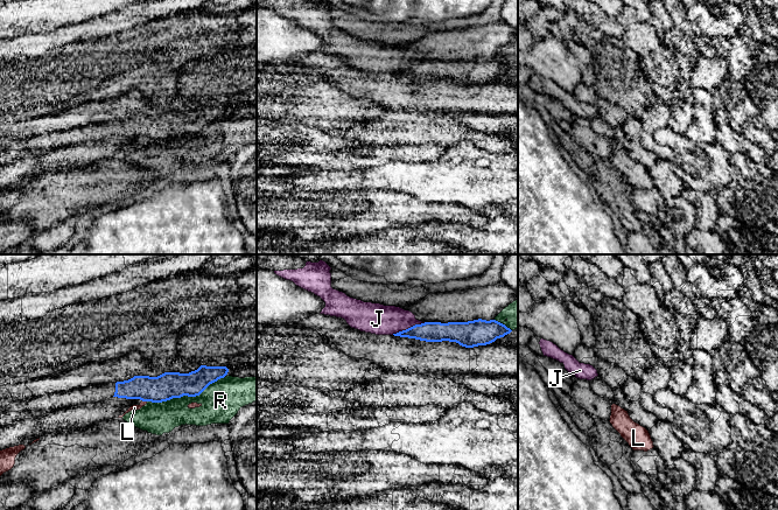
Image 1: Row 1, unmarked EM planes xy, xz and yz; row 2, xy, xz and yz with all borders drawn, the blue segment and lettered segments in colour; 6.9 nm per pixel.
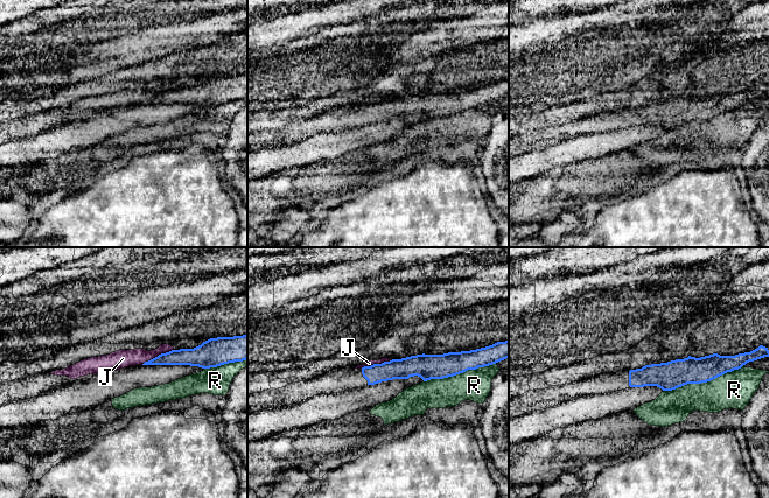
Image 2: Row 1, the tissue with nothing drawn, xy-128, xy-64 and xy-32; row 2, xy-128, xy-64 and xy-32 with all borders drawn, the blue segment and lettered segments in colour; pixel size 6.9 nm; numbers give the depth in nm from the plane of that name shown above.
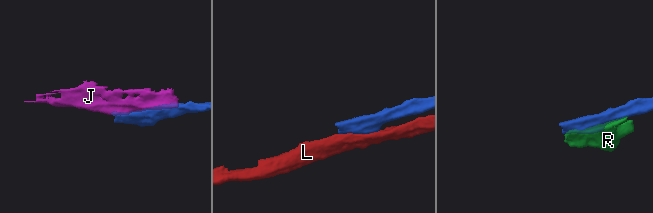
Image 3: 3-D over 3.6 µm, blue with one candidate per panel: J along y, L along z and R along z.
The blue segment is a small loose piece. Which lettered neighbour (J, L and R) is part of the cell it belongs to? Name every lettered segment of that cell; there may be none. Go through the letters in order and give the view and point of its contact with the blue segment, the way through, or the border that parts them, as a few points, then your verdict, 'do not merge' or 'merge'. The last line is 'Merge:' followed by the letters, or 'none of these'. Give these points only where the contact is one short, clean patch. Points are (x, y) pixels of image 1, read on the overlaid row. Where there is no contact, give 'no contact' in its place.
J: contact xz (408, 328); do not merge
L: contact xy (145, 400); do not merge
R: contact xy (186, 395); do not merge
Merge: none of these

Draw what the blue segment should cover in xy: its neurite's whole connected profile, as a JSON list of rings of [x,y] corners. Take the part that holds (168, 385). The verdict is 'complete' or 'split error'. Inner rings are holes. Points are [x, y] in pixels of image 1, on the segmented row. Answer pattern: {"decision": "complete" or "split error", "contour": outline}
{"decision": "split error", "contour": [[[201,365],[189,373],[164,372],[157,377],[134,376],[124,382],[13,400],[0,411],[0,427],[65,407],[101,403],[113,397],[152,403],[162,403],[183,396],[196,397],[210,384],[224,378],[227,372],[226,366]]]}

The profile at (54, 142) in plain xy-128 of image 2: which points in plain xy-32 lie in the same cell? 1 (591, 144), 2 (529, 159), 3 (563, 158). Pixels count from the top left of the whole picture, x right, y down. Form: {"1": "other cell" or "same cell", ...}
{"1": "same cell", "2": "same cell", "3": "same cell"}

